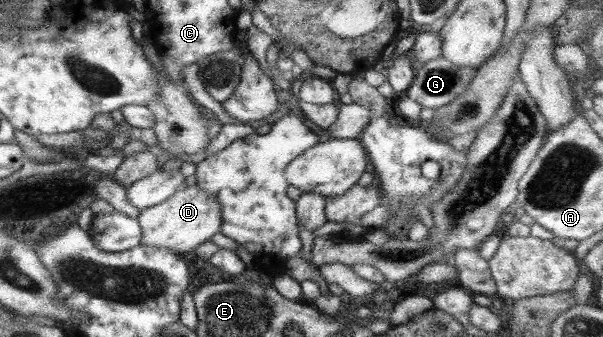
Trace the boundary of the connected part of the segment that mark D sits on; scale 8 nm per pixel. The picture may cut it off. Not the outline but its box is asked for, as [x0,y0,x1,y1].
[137,185,220,254]

